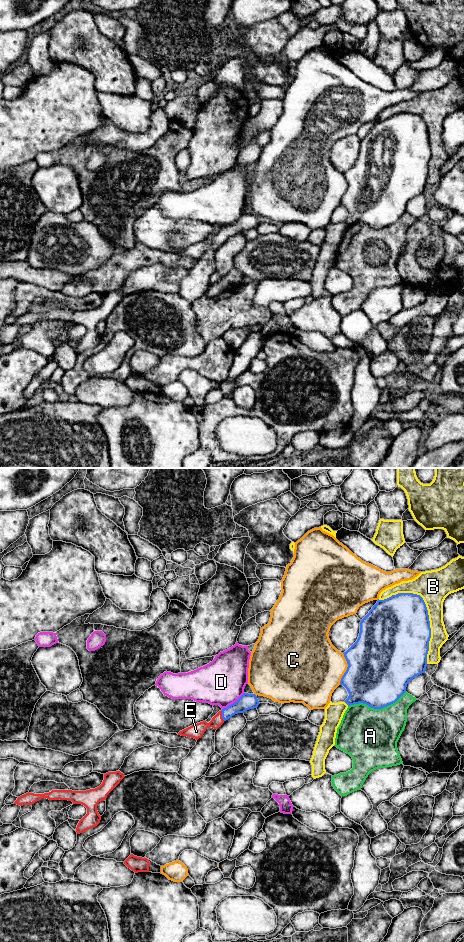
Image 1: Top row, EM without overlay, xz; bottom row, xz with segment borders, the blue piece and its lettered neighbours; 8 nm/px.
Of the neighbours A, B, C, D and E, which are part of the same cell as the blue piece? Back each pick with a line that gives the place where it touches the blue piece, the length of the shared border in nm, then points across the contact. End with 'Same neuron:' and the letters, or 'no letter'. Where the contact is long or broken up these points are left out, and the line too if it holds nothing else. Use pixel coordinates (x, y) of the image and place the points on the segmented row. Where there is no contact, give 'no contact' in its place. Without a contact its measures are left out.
E: contact xz (222, 715); length 90 nm; way xz (247, 701), (222, 715), (196, 731)
Same neuron: E

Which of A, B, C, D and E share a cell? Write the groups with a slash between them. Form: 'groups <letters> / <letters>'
groups A / B / C / D / E

